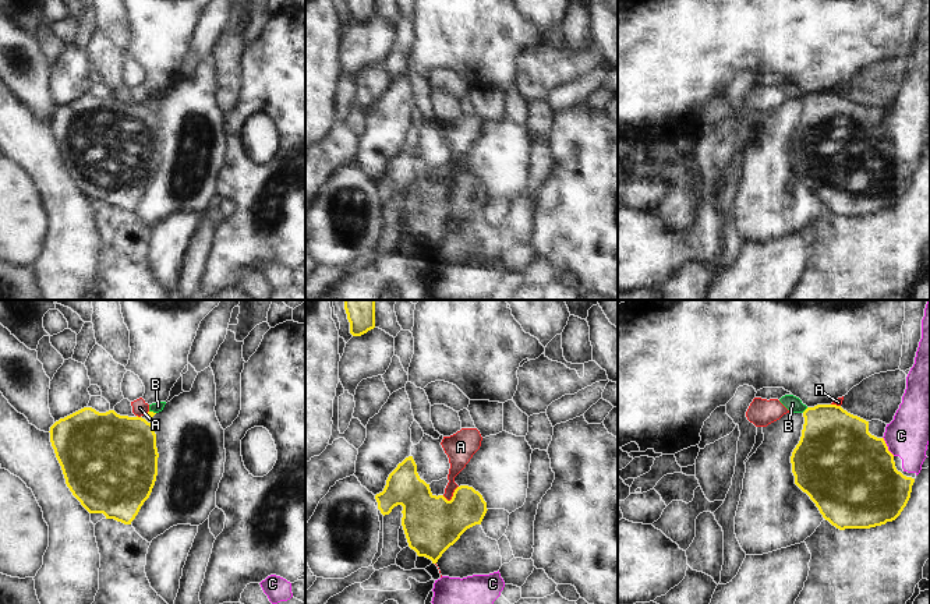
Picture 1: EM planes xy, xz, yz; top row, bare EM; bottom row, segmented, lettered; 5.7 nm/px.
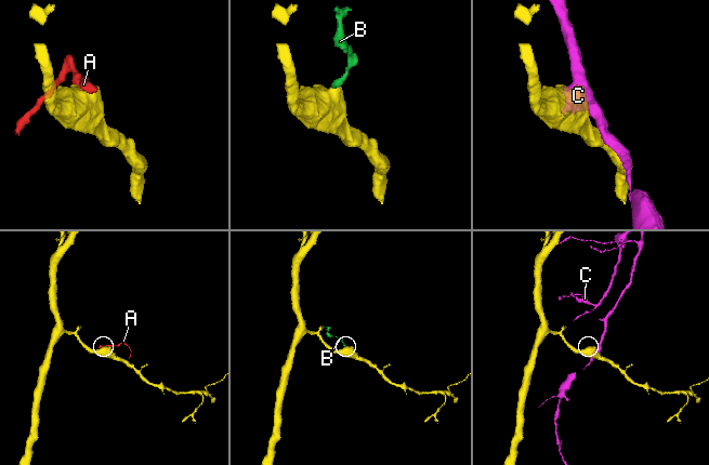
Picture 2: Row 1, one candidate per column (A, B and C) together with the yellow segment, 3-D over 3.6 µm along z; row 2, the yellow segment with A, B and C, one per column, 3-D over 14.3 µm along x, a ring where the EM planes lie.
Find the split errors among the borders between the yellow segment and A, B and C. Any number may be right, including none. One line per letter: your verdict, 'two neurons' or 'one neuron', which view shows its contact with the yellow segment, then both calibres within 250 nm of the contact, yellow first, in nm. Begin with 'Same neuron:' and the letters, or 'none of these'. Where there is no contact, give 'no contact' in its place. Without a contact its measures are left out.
Same neuron: none of these
A: two neurons; meets yellow in xz; 320 nm thick on the yellow side, 130 nm on the other
B: two neurons; meets yellow in yz; 380 nm thick on the yellow side, 90 nm on the other
C: two neurons; meets yellow in yz; 480 nm thick on the yellow side, 280 nm on the other

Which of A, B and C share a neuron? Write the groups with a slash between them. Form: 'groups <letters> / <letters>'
groups A / B / C

